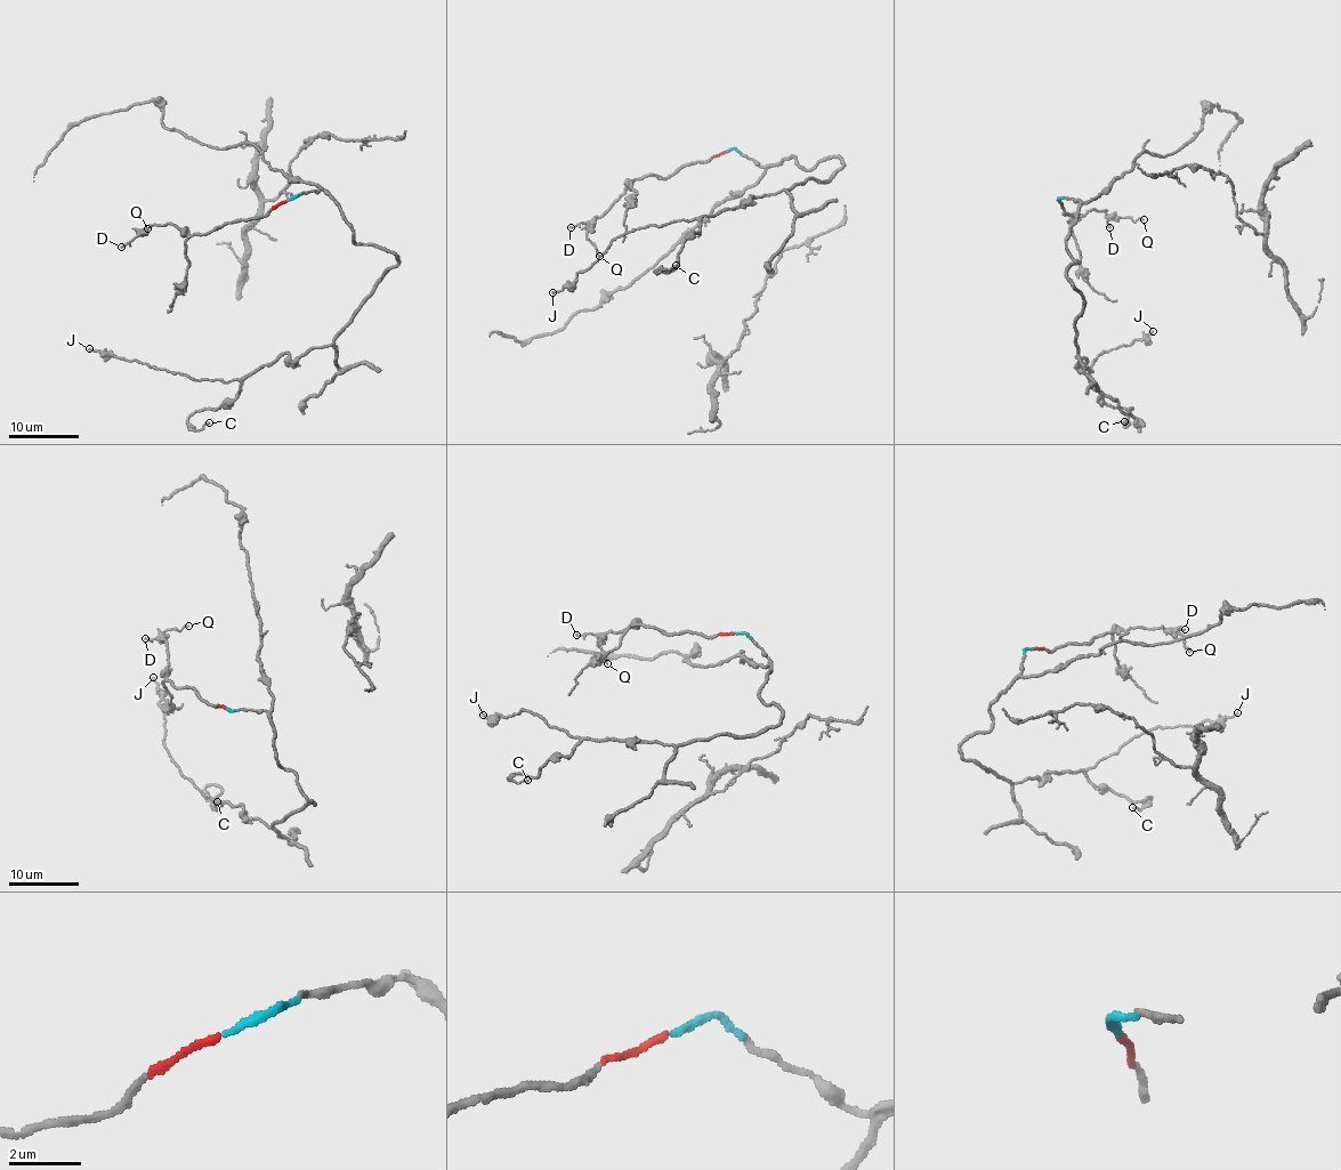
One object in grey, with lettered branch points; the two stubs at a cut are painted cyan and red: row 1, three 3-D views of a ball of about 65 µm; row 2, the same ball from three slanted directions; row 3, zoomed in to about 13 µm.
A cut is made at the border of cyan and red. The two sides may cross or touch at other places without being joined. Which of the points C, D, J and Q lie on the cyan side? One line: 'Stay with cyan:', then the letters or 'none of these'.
Stay with cyan: C, J

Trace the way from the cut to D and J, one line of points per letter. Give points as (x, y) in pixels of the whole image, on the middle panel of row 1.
D: (724, 152), (704, 162), (681, 164), (667, 177), (639, 177), (602, 215), (571, 227)
J: (726, 152), (772, 167), (793, 156), (806, 169), (832, 158), (842, 166), (830, 180), (616, 236), (552, 292)

